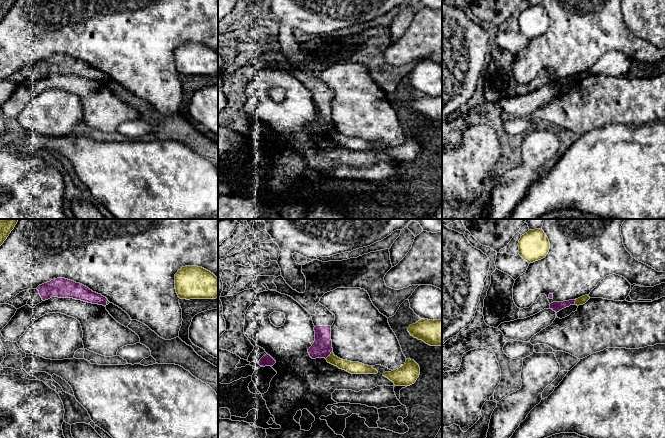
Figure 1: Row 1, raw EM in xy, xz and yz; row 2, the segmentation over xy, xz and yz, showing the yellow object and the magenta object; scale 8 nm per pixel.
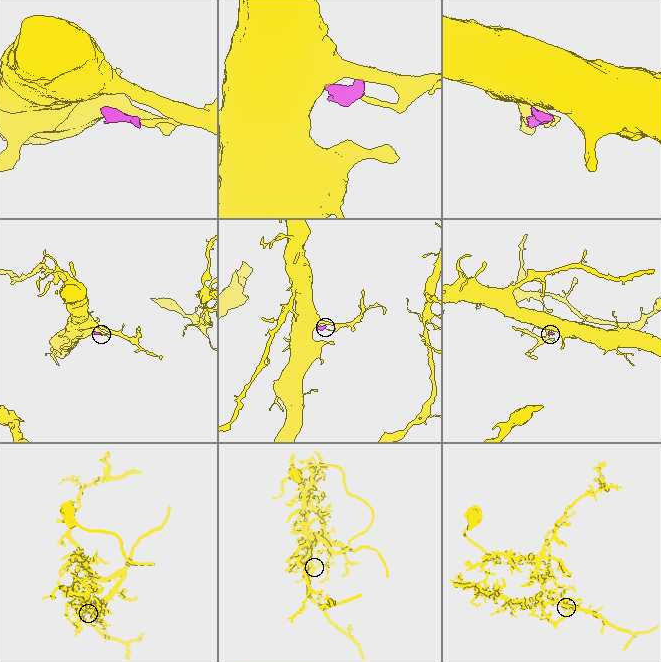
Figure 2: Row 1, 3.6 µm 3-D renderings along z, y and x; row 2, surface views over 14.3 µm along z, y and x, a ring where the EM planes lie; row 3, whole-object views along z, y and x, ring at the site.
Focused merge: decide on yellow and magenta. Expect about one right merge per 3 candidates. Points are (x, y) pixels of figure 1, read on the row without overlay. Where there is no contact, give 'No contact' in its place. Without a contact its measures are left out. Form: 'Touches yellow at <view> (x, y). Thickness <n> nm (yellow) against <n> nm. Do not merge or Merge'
Touches yellow at xz (328, 132). Thickness 100 nm (yellow) against 160 nm. Do not merge

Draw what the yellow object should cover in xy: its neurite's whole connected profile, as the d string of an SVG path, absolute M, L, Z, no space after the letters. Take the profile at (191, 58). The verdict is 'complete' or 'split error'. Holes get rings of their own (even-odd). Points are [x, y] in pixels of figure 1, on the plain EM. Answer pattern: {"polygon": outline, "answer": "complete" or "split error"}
{"polygon": "M185 42L175 50L175 65L180 75L216 75L218 54L202 43Z", "answer": "complete"}

